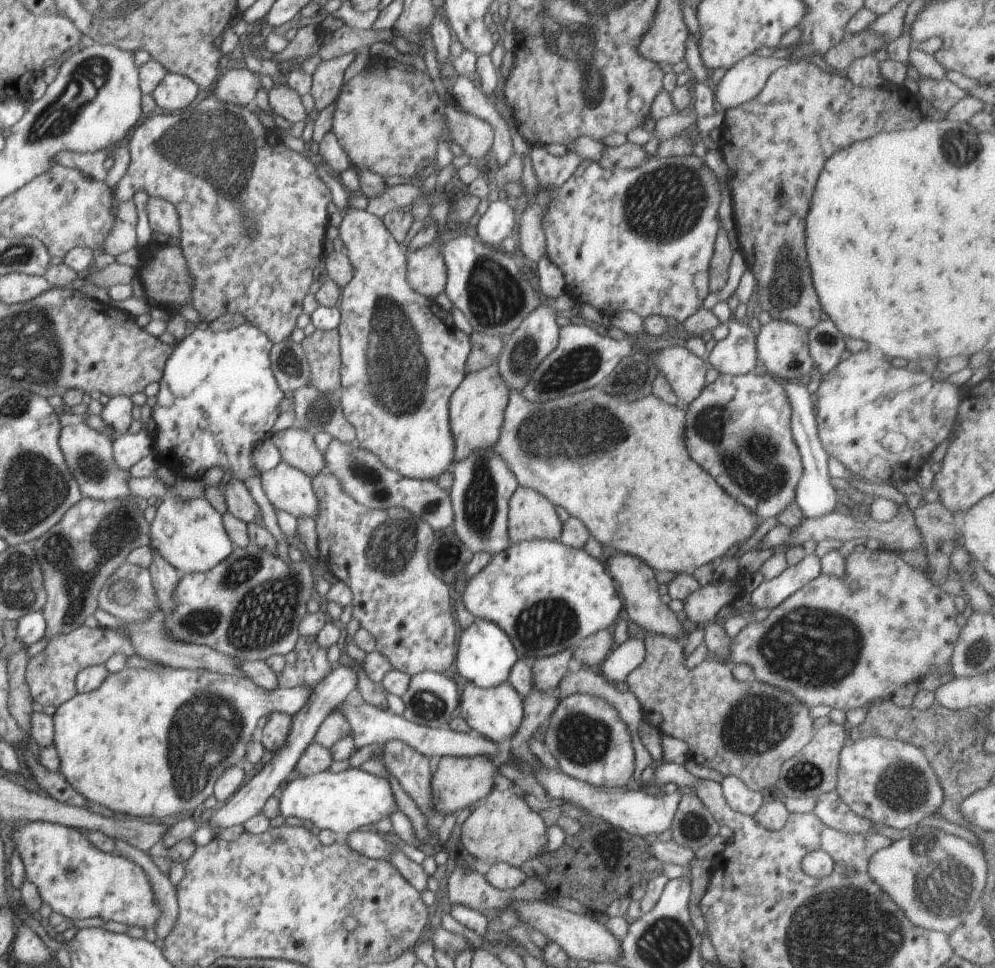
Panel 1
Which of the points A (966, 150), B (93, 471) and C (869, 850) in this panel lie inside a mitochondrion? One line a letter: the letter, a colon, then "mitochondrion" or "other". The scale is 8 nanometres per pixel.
A: mitochondrion
B: mitochondrion
C: other

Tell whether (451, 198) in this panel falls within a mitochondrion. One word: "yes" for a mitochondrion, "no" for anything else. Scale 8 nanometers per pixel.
no

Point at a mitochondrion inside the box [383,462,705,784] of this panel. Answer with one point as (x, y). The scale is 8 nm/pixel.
(544, 626)

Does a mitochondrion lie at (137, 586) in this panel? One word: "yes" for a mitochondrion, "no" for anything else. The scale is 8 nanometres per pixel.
yes

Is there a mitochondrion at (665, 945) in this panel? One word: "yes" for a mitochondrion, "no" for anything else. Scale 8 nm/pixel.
yes

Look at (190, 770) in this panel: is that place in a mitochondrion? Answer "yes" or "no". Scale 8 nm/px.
yes

